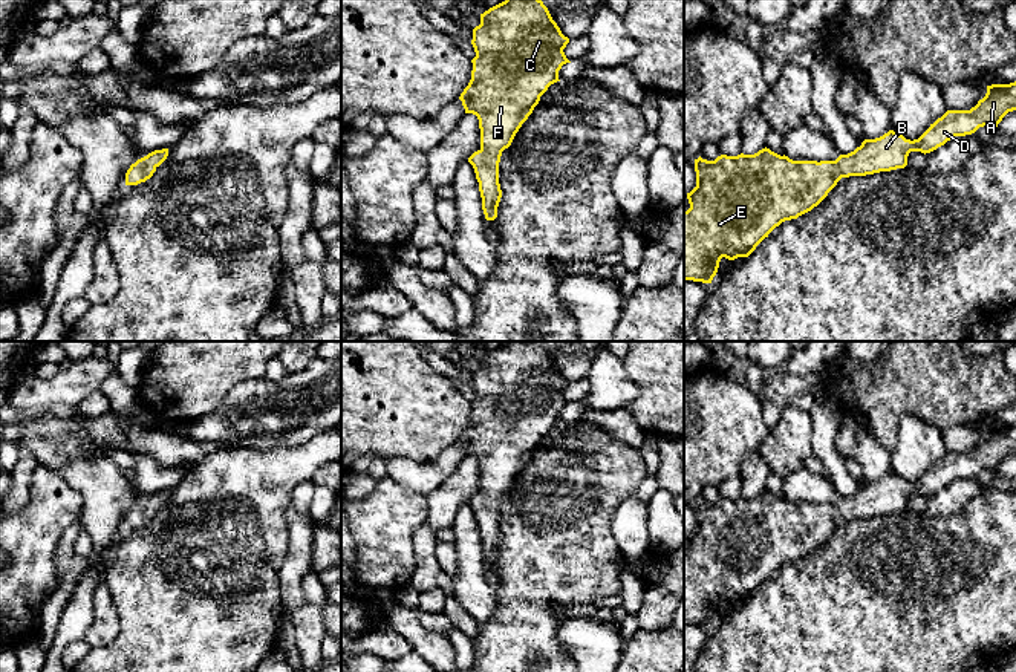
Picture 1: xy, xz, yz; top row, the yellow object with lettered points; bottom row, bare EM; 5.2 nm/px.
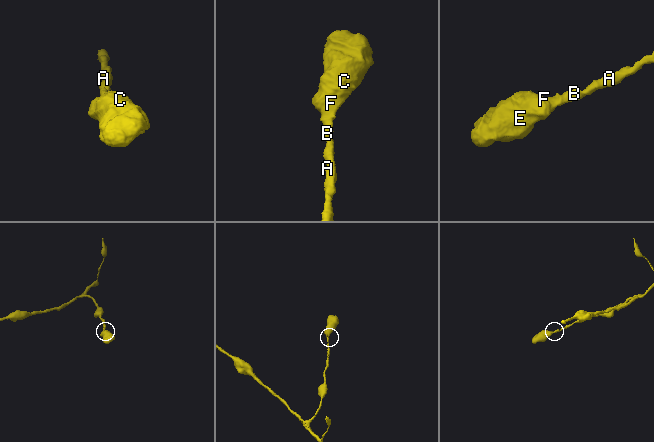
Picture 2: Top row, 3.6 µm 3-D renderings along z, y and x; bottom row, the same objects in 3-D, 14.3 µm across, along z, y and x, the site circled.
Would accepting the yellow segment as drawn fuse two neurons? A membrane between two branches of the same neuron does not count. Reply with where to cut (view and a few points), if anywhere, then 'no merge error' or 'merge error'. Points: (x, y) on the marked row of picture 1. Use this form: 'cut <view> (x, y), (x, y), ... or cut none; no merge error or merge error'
cut none; no merge error

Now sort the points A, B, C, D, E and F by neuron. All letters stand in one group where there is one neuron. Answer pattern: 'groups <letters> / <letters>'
groups A B C D E F

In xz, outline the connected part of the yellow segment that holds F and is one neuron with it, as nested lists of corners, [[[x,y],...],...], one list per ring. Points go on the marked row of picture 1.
[[[505,0],[480,14],[480,24],[473,29],[471,44],[476,57],[471,60],[471,80],[459,99],[465,113],[473,113],[479,119],[480,148],[468,158],[468,162],[479,182],[487,220],[497,217],[502,197],[499,184],[502,152],[511,145],[540,96],[551,84],[560,81],[558,70],[571,63],[563,52],[568,43],[569,38],[562,34],[542,0]]]

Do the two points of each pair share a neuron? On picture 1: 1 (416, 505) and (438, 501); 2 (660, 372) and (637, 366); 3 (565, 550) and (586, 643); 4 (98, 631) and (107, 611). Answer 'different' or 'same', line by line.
1: different
2: same
3: different
4: same

